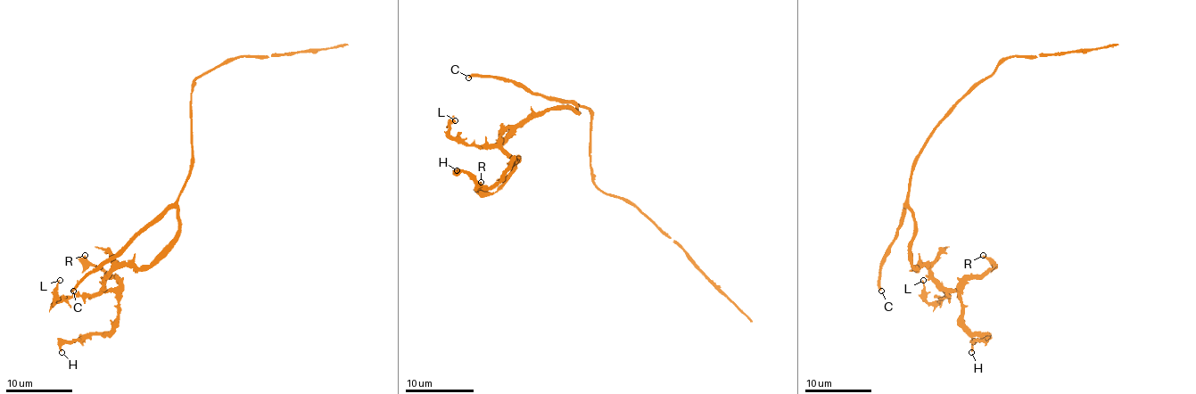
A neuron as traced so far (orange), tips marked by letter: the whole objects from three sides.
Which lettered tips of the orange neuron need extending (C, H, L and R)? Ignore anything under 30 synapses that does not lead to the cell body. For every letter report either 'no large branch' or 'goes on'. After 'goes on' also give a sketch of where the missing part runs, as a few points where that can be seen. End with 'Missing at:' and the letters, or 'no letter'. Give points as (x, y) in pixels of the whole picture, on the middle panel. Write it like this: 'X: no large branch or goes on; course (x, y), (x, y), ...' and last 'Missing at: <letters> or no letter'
C: no large branch
H: no large branch
L: no large branch
R: no large branch
Missing at: no letter

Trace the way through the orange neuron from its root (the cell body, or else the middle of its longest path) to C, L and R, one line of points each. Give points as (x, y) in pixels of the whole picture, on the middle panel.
C: (590, 113), (585, 107), (532, 94), (505, 79), (481, 76), (468, 77)
L: (590, 113), (578, 105), (576, 111), (531, 113), (494, 144), (458, 143), (449, 134), (455, 120)
R: (590, 113), (551, 109), (509, 126), (501, 148), (511, 174), (494, 192), (481, 182)

